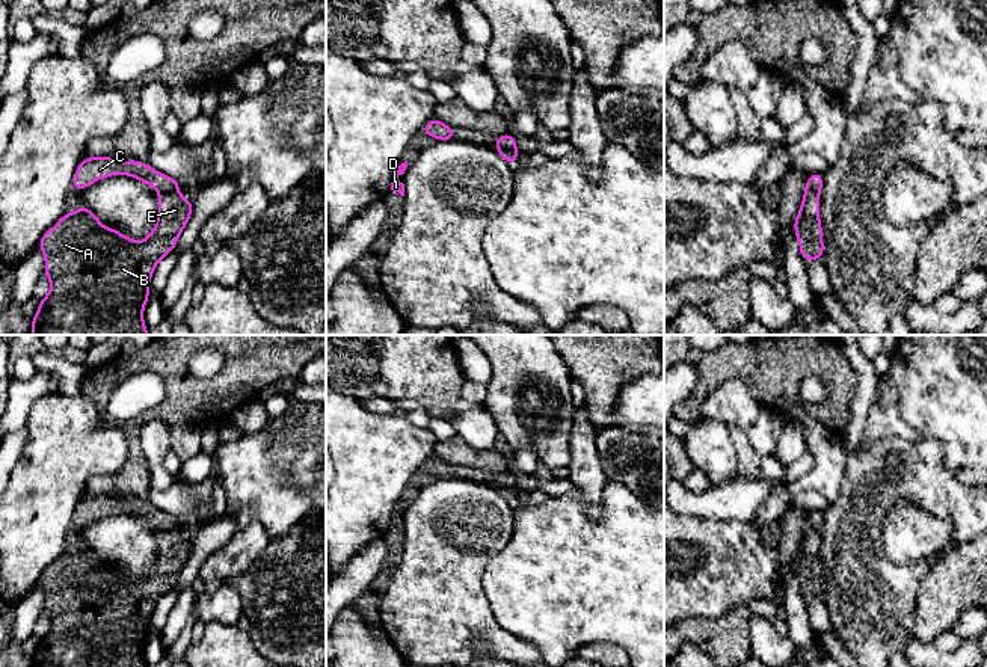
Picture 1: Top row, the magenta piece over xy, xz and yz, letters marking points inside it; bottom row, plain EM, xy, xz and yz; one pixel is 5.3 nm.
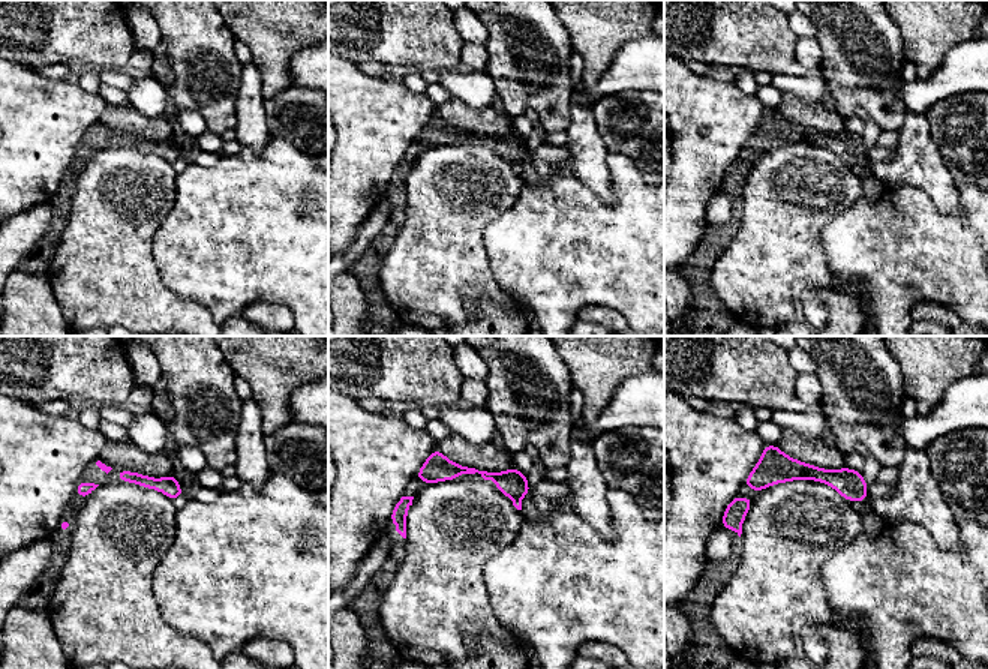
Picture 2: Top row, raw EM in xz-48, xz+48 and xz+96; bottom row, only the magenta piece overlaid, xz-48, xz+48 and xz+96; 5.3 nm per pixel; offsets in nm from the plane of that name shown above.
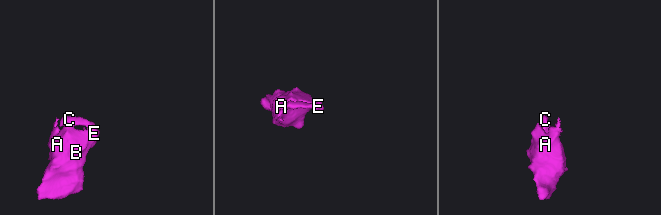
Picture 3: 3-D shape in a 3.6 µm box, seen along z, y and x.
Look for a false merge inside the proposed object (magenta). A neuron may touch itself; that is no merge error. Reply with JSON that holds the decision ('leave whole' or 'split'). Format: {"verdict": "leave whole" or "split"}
{"verdict": "leave whole"}

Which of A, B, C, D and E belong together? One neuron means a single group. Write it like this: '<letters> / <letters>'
A B C D E

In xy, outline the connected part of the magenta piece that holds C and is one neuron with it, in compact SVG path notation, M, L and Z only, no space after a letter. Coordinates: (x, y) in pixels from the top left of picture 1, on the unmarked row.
M113 495L83 496L75 507L72 528L85 528L110 513L134 515L158 530L158 555L154 566L145 578L136 579L115 566L106 566L85 543L65 551L38 581L45 595L44 613L51 625L39 640L32 667L148 667L143 661L143 646L149 637L151 614L158 599L174 589L192 554L193 540L180 531L178 518L139 498L121 499Z

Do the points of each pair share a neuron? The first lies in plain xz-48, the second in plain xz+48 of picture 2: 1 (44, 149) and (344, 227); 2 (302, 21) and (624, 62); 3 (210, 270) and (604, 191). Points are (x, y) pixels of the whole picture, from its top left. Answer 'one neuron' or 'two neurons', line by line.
1: one neuron
2: two neurons
3: two neurons

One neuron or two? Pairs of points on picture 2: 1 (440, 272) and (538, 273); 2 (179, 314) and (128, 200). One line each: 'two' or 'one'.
1: two
2: one

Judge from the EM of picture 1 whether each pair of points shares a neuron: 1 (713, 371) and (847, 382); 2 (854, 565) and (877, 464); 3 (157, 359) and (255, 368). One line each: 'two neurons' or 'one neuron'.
1: one neuron
2: one neuron
3: one neuron

